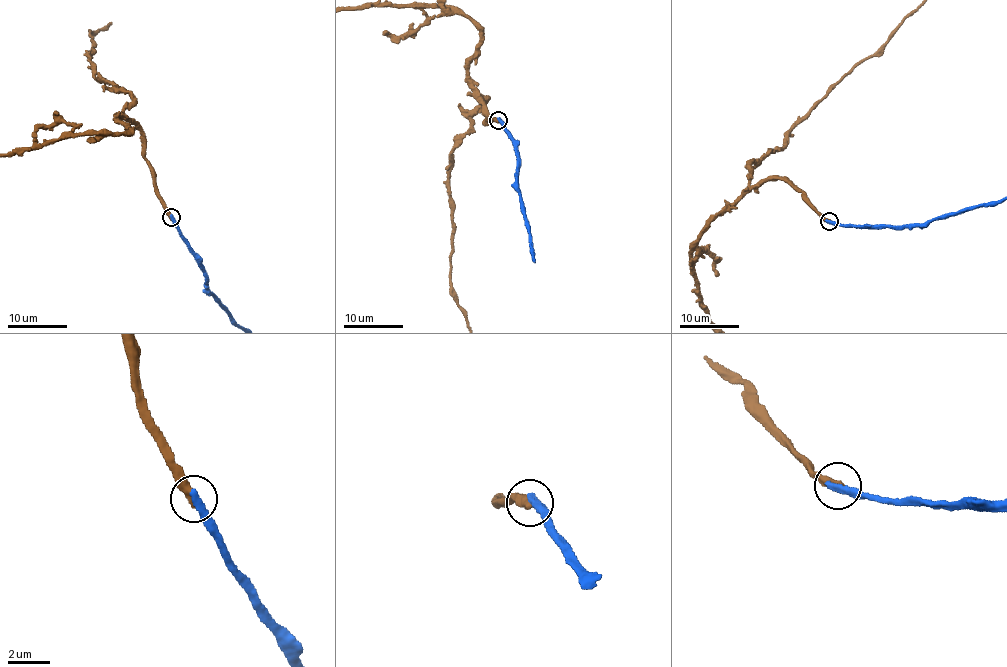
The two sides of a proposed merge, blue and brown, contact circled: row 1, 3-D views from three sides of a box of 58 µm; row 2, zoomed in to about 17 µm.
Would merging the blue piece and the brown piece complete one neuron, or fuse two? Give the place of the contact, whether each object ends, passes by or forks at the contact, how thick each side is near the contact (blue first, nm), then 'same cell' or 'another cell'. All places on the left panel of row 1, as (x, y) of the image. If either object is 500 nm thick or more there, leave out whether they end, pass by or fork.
at (171, 217); blue ends there; brown ends there; 380 nm thick on the blue side, 480 nm on the other; another cell

